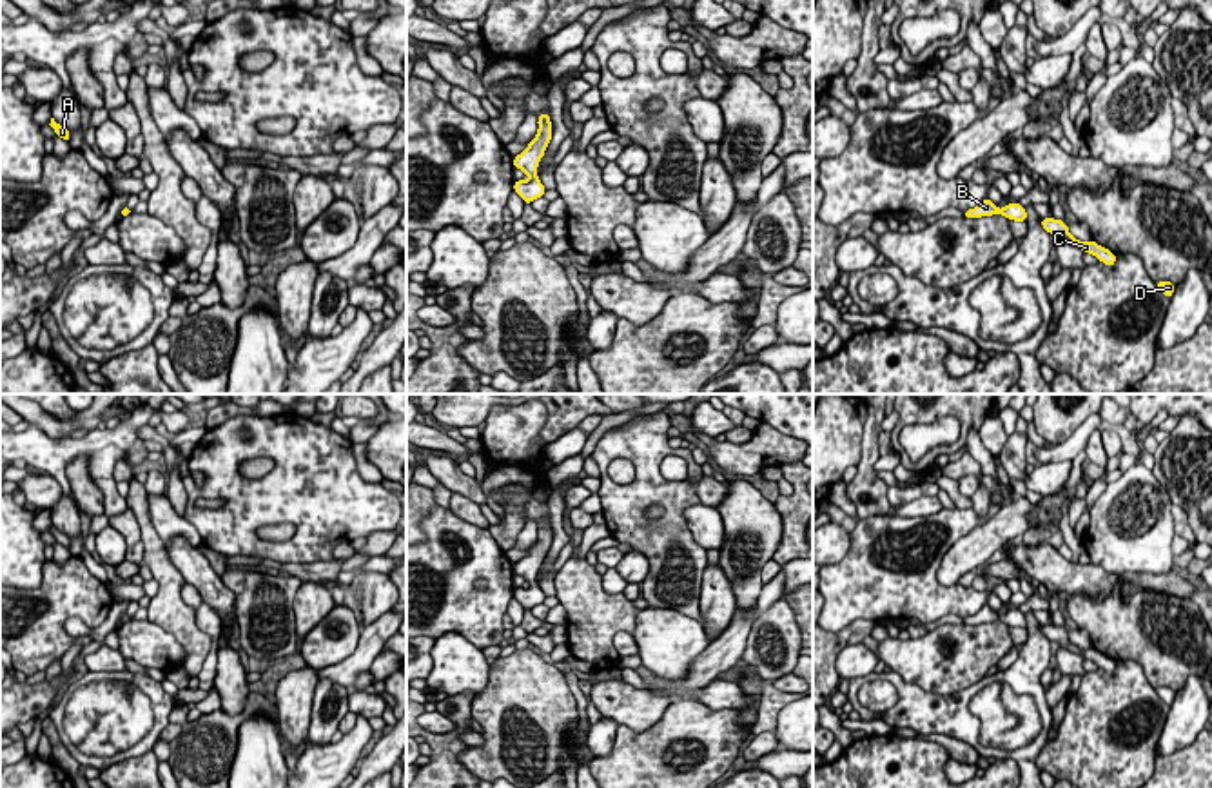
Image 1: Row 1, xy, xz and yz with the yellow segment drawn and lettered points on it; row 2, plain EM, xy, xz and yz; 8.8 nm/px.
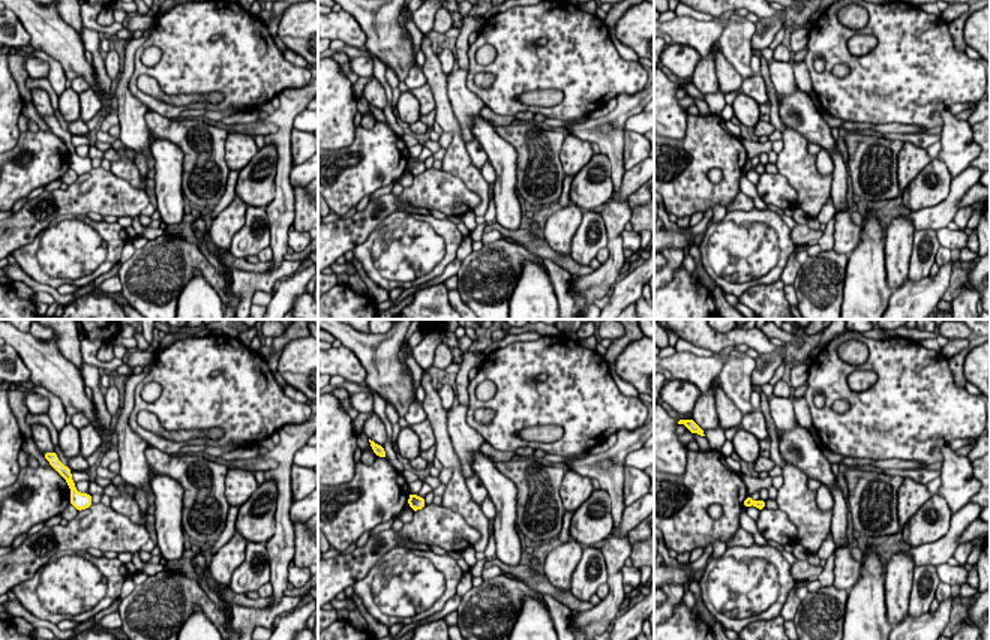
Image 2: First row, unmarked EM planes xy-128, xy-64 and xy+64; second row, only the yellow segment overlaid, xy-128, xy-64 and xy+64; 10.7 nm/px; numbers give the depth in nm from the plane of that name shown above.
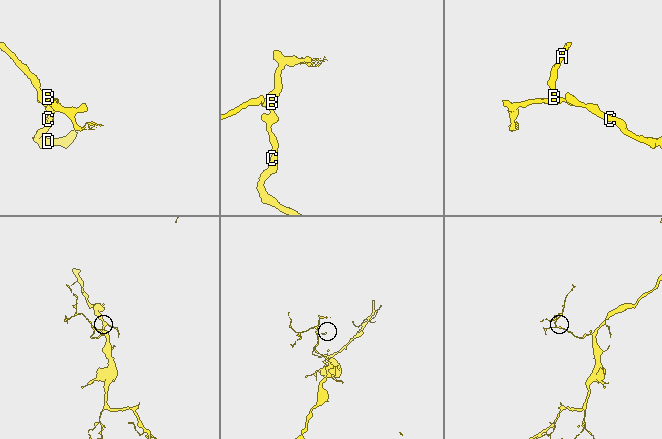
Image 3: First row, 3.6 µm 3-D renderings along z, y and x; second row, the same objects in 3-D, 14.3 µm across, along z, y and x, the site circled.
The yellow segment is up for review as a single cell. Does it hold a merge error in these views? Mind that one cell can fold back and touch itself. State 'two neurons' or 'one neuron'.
one neuron

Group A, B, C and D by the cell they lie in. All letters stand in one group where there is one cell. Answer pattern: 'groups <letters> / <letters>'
groups A B C D

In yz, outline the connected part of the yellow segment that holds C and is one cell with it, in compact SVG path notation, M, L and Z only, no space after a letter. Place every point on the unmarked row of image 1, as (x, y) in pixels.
M1045 625L1045 626L1040 626L1040 630L1043 632L1043 635L1047 639L1060 643L1065 650L1080 654L1083 659L1094 661L1107 674L1114 674L1114 670L1116 670L1116 661L1114 659L1110 659L1109 655L1098 652L1094 646L1092 648L1076 646L1069 639L1069 634L1065 632L1063 626Z

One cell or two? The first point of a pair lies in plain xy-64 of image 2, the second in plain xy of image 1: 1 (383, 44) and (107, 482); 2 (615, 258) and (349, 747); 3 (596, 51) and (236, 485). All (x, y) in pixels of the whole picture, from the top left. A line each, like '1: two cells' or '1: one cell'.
1: two cells
2: one cell
3: one cell

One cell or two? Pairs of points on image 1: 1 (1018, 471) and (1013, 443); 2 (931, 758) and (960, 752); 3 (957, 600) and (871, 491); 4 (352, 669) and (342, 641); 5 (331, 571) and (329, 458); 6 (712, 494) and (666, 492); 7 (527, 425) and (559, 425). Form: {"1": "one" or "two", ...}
{"1": "one", "2": "two", "3": "two", "4": "two", "5": "two", "6": "two", "7": "two"}

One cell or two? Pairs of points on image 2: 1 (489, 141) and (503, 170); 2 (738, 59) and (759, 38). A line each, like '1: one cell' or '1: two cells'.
1: one cell
2: two cells

